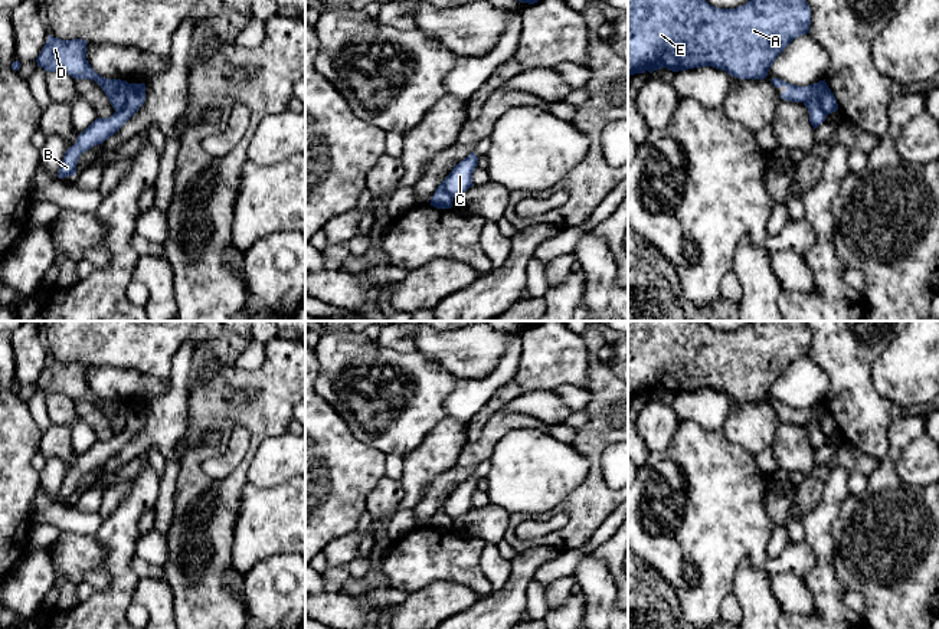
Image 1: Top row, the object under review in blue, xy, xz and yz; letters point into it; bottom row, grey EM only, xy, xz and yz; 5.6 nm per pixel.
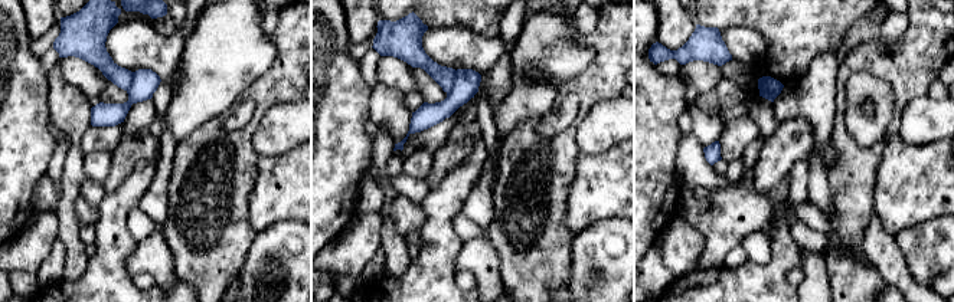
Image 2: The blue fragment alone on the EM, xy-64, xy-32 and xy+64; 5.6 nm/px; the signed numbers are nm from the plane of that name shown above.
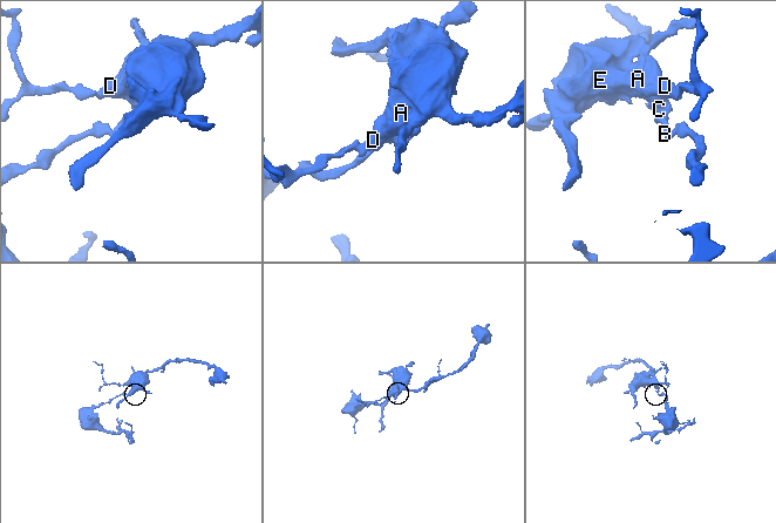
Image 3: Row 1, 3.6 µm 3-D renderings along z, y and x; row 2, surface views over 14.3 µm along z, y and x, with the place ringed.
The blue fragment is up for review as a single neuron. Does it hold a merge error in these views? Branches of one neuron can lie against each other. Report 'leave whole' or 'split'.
split

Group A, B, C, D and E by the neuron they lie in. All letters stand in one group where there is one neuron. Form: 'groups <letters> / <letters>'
groups A D E / B C

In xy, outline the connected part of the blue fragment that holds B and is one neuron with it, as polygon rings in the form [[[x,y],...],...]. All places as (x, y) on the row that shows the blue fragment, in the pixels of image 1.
[[[130,83],[124,108],[114,112],[109,118],[96,118],[78,135],[76,142],[63,155],[58,177],[75,176],[79,155],[114,135],[140,109],[144,101],[145,83]]]

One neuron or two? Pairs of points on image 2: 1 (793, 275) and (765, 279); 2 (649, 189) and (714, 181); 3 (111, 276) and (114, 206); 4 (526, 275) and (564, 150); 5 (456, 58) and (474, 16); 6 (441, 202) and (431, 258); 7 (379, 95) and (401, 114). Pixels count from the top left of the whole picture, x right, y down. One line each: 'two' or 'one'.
1: two
2: two
3: one
4: one
5: two
6: one
7: one

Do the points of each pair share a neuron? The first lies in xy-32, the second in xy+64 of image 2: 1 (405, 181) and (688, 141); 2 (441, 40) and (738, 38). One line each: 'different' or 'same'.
1: same
2: same

